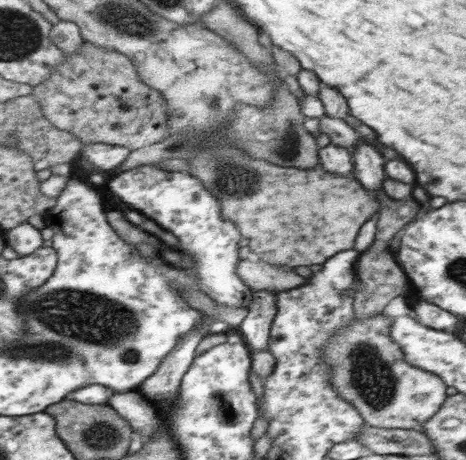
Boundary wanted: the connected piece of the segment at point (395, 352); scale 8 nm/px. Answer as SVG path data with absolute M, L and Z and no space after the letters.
M381 312L361 320L355 316L355 320L347 328L341 328L327 344L323 344L325 348L321 354L321 361L330 368L329 383L333 385L333 389L357 409L367 425L421 431L423 424L437 414L442 403L445 402L446 385L441 378L407 364L399 346L391 342L391 336L387 336L389 323L391 323L390 318L382 315Z

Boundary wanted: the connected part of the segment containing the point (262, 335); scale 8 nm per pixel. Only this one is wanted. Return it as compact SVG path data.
M267 290L258 291L255 299L247 306L247 314L237 326L237 330L241 332L241 341L247 344L247 348L251 350L268 350L267 340L271 321L275 315L274 296L277 292L267 292Z

